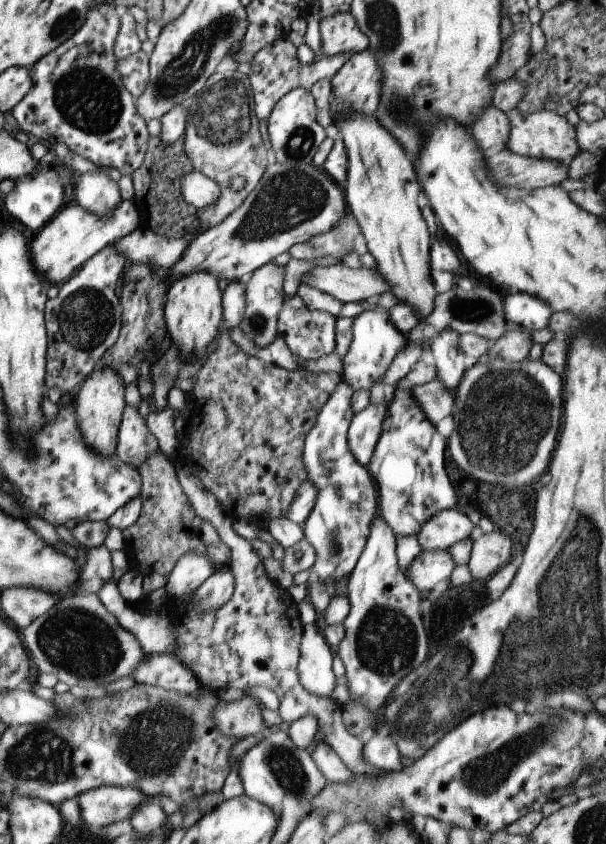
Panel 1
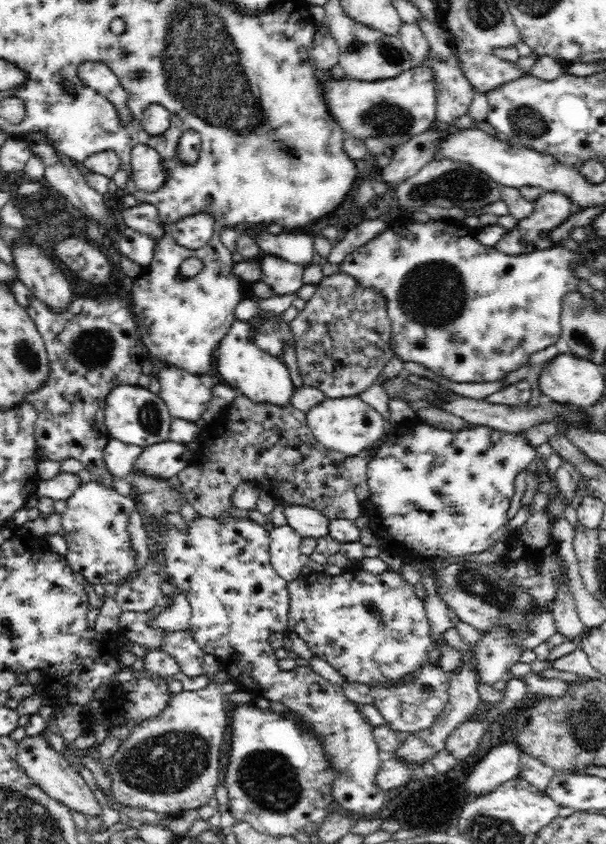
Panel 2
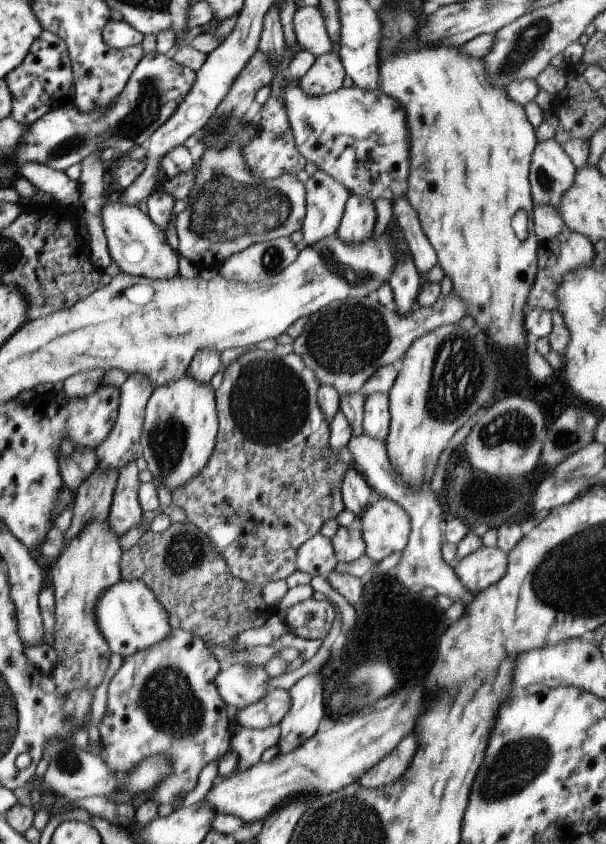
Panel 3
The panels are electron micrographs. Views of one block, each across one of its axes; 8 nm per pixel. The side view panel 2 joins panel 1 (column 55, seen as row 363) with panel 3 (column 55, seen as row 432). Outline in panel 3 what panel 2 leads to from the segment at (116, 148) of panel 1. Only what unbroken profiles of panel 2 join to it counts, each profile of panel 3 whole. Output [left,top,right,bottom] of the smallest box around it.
[4,30,75,125]

